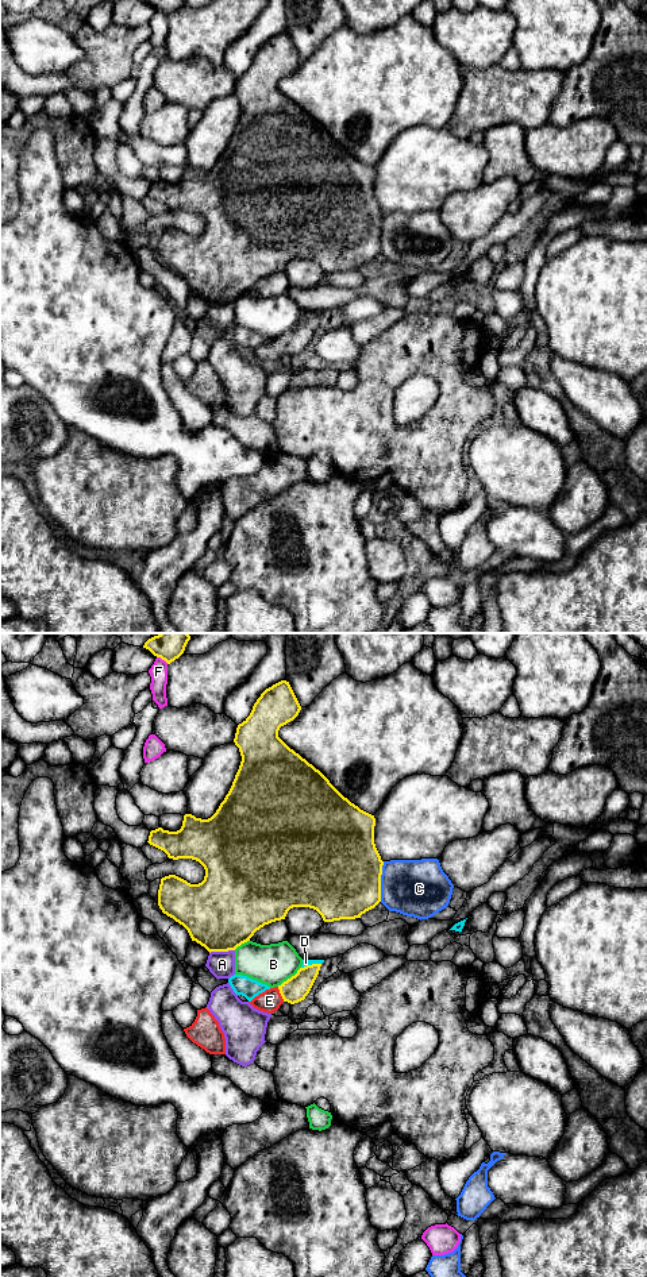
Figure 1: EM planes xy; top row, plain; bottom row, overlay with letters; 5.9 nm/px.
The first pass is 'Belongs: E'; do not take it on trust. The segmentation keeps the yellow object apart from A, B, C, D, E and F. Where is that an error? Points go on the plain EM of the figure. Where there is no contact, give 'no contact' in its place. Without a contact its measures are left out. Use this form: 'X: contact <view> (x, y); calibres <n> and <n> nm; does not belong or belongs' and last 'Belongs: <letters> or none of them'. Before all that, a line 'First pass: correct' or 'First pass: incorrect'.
First pass: correct
A: contact xy (222, 303); calibres 440 and 160 nm; does not belong
B: contact xy (291, 330); calibres 150 and 240 nm; does not belong
C: contact xy (380, 234); calibres 500 and 340 nm; does not belong
D: contact xy (312, 316); calibres 150 and 40 nm; does not belong
E: contact xy (280, 344); calibres 150 and 130 nm; belongs
F: contact xy (162, 11); calibres 90 and 110 nm; does not belong
Belongs: E

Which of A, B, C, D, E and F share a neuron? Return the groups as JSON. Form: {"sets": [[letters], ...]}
{"sets": [["A"], ["B"], ["C"], ["D"], ["E"], ["F"]]}

